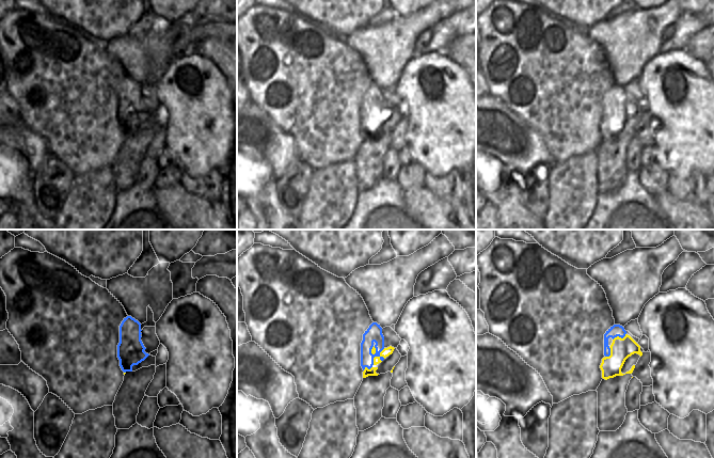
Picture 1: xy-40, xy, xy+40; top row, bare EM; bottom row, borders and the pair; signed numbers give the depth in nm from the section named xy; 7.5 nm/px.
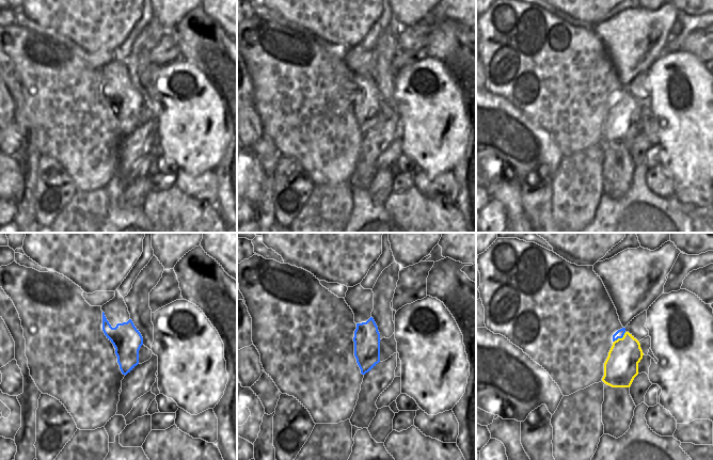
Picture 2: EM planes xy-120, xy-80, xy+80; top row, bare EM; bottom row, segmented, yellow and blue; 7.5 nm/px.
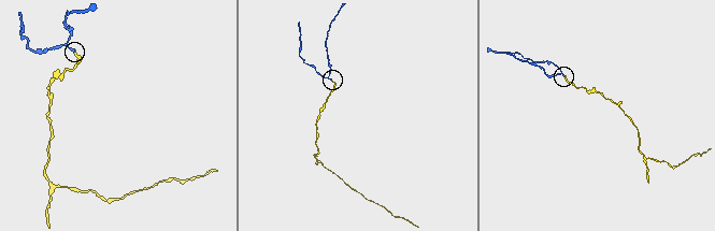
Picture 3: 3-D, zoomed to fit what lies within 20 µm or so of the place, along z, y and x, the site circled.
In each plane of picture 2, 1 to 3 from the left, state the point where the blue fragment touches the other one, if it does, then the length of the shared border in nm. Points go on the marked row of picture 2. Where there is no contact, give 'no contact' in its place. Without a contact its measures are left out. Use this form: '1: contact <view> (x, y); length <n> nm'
1: no contact
2: no contact
3: contact xy+80 (620, 338); length 120 nm

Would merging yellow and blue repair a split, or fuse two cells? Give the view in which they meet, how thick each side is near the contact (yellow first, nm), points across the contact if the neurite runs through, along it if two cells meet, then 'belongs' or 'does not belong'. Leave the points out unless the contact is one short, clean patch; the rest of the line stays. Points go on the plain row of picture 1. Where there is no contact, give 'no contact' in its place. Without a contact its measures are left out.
contact in xy; calibres 70 and 120 nm; way xy (385, 113), (381, 113), (376, 117), (378, 98), (374, 94); belongs

